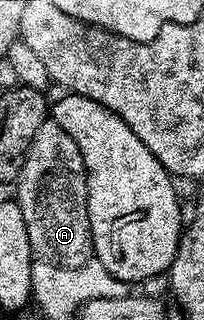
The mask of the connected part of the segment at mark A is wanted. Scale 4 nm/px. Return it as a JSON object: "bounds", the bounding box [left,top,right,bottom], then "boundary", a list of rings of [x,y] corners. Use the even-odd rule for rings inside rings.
{"bounds":[16,115,91,267],"boundary":[[[49,115],[36,134],[19,172],[16,188],[29,224],[33,255],[60,267],[79,265],[91,255],[88,167],[74,135]]]}

